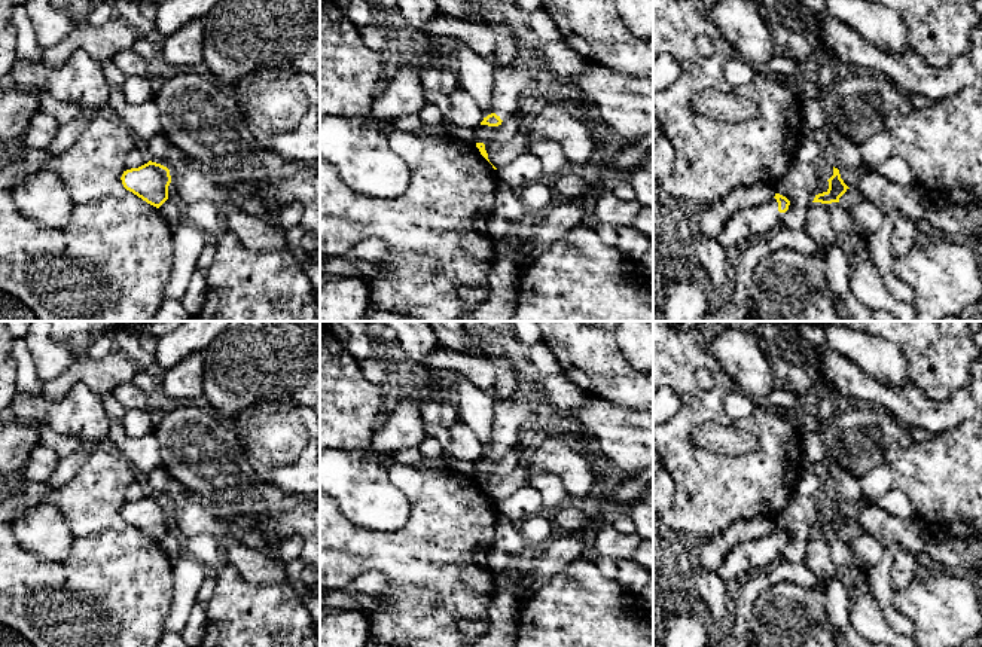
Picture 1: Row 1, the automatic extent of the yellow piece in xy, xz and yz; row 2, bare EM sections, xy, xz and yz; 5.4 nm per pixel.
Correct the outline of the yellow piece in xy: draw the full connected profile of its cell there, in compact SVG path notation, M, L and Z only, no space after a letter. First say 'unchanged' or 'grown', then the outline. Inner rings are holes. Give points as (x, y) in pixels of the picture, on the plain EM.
unchanged; M147 497L123 504L122 518L147 537L159 541L168 532L170 503L161 497Z

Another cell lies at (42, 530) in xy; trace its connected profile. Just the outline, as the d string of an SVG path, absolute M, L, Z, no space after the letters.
M22 500L22 513L12 522L12 532L22 549L46 561L64 561L71 534L61 512L46 503L31 506Z

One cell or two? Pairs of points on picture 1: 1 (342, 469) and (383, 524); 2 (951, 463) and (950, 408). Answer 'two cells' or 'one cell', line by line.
1: one cell
2: two cells

